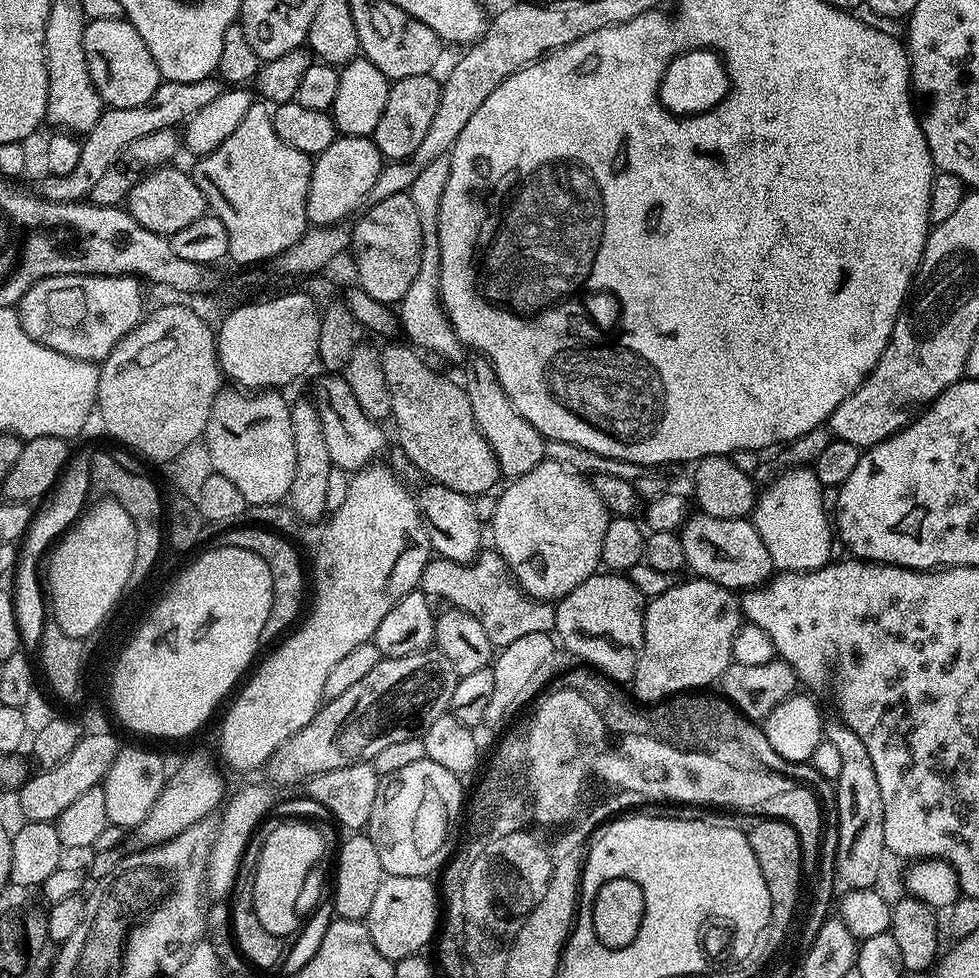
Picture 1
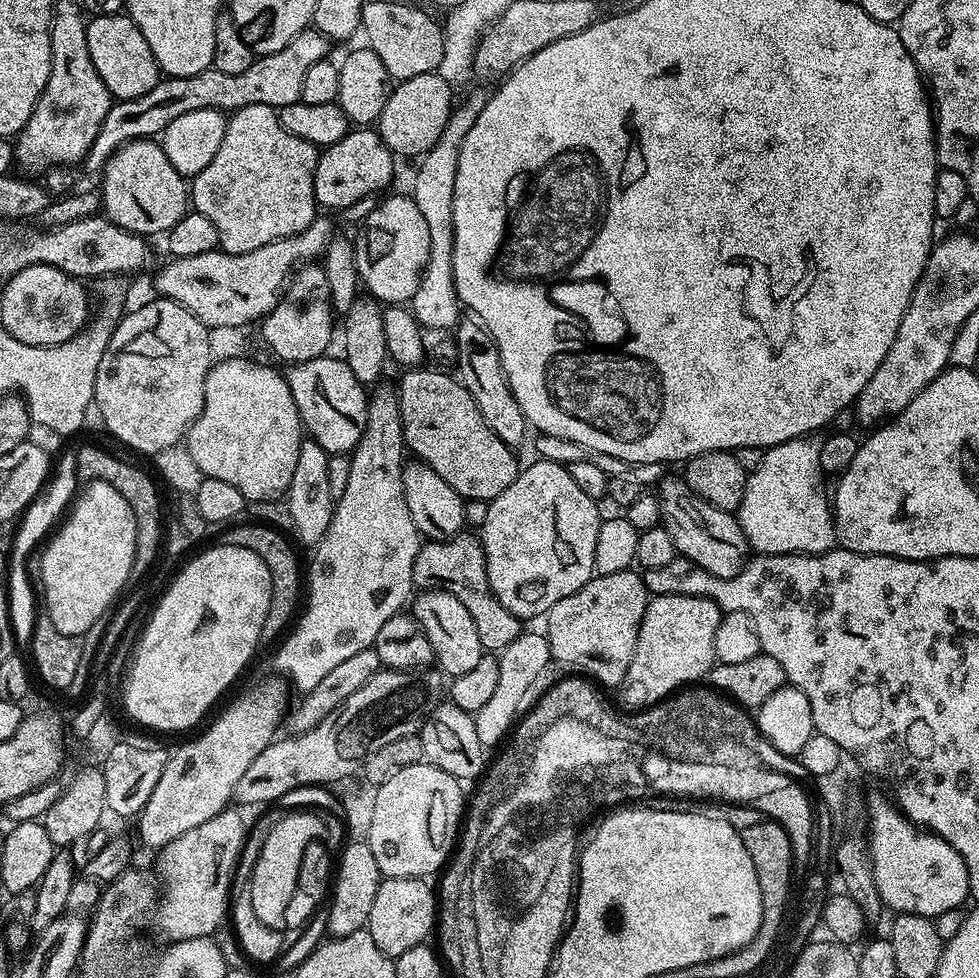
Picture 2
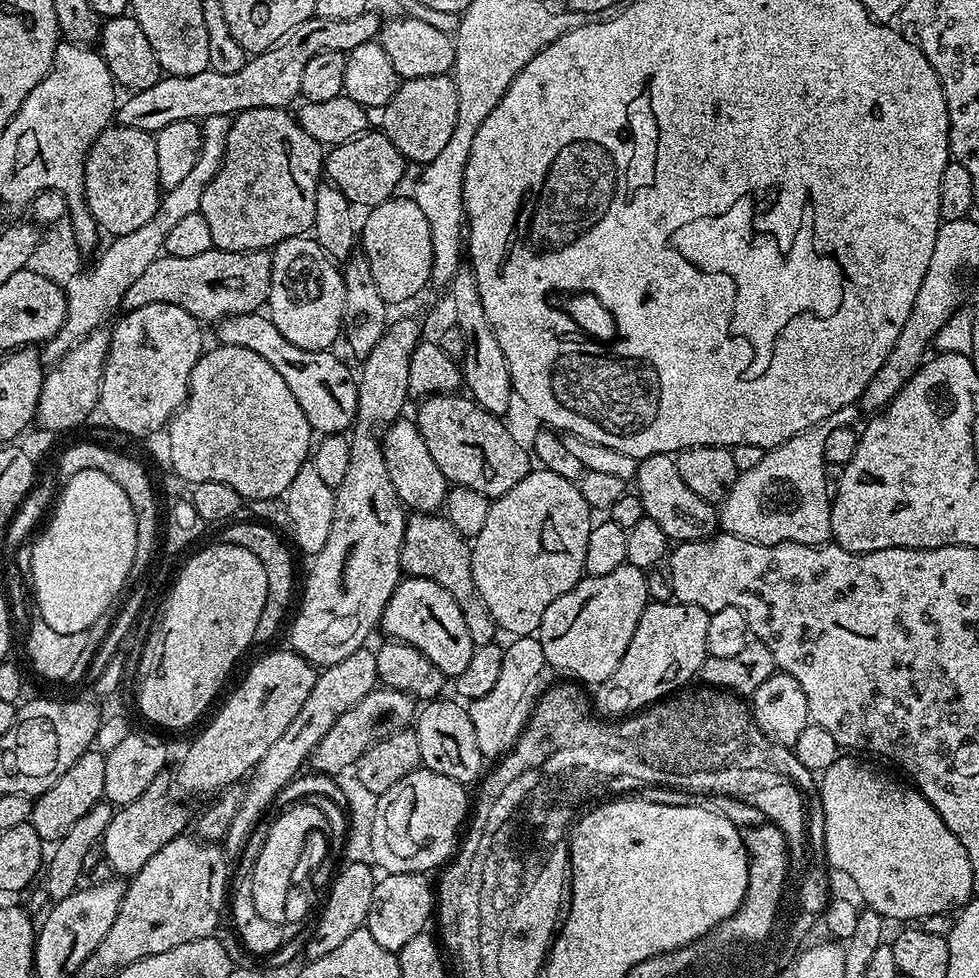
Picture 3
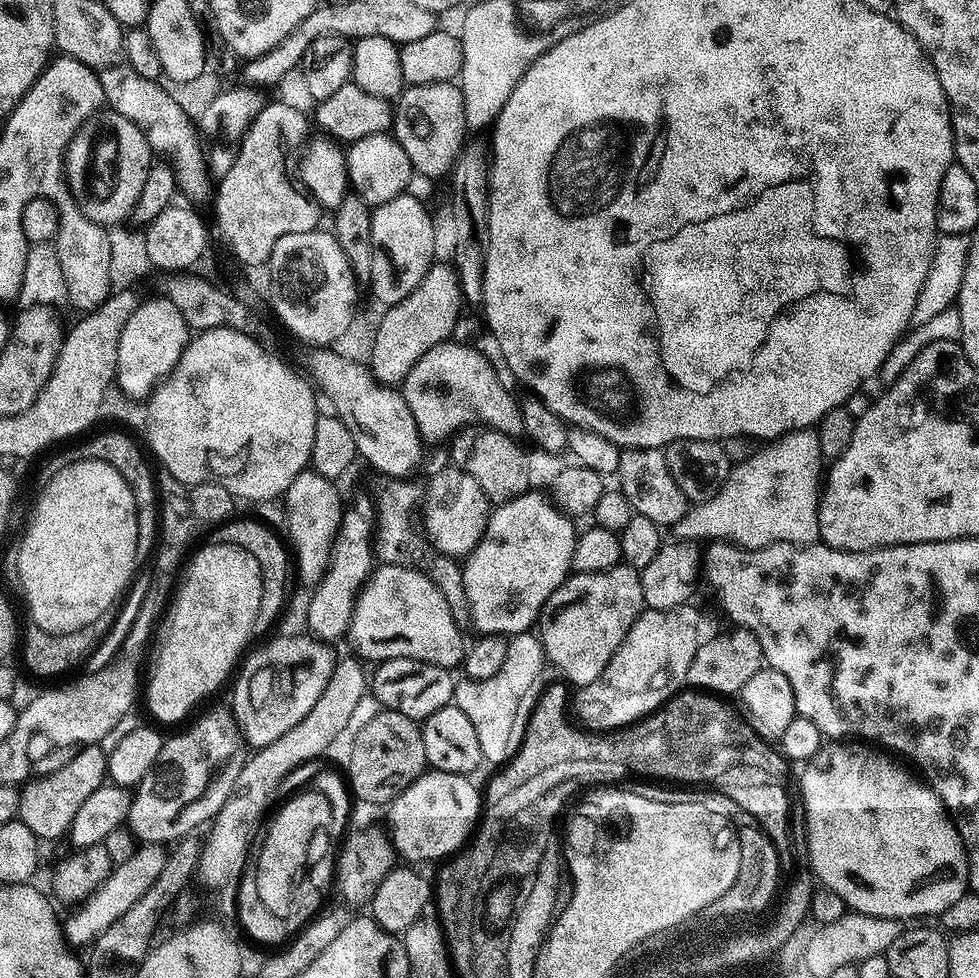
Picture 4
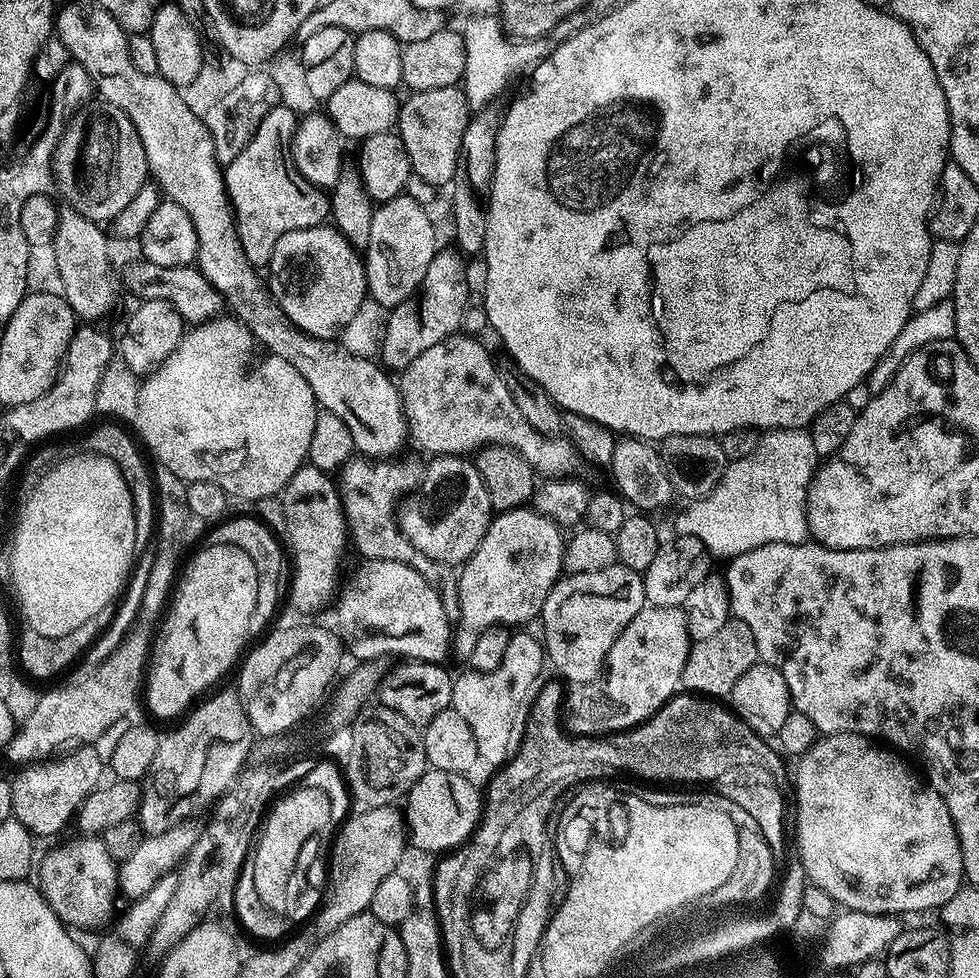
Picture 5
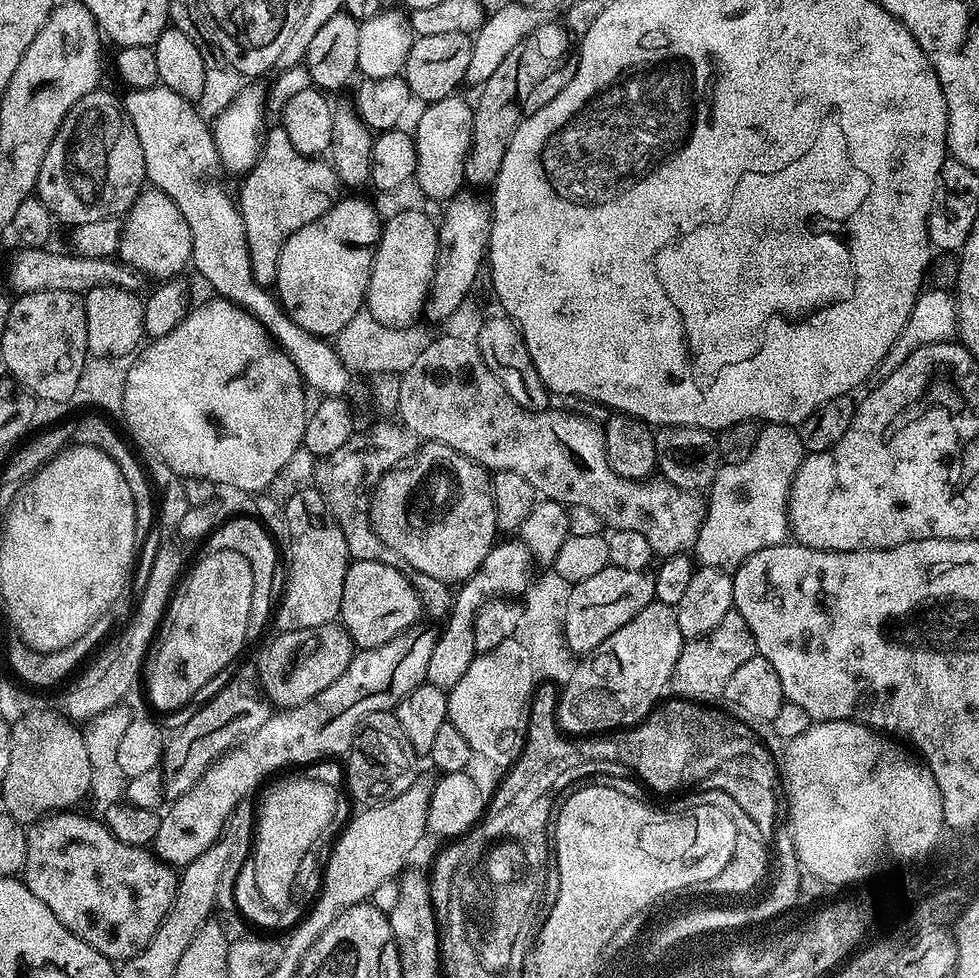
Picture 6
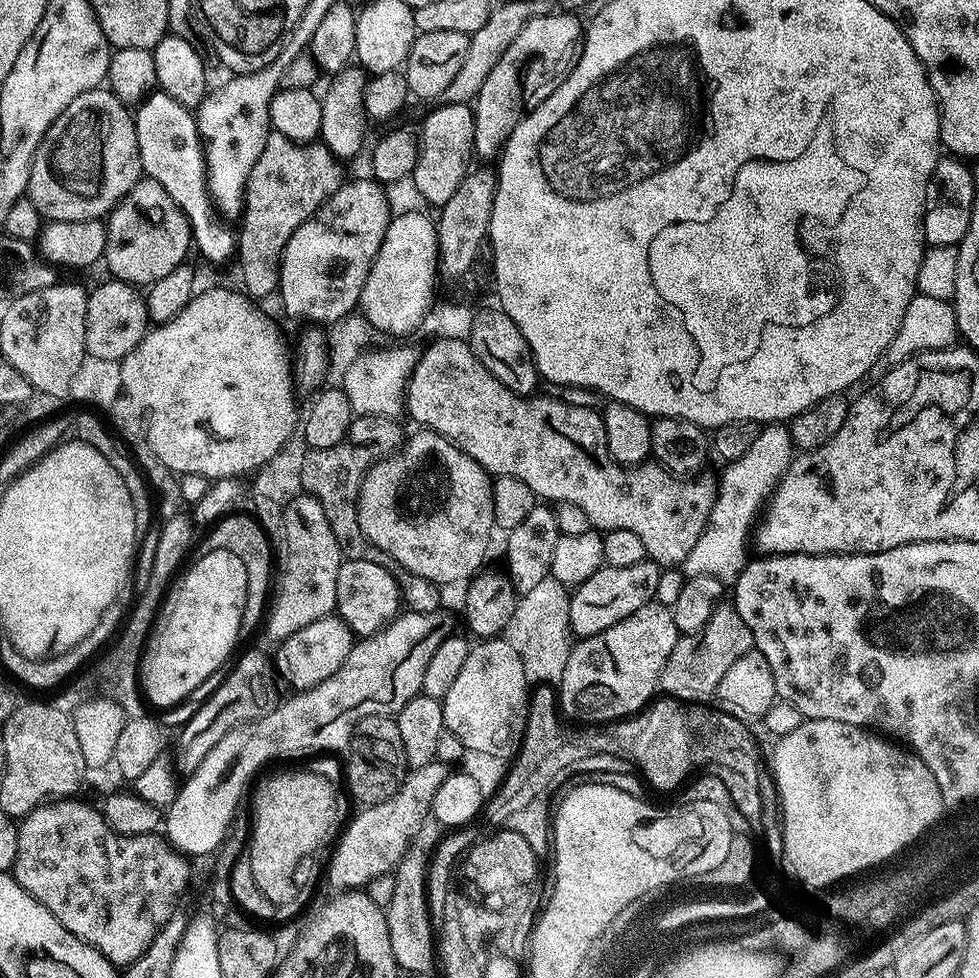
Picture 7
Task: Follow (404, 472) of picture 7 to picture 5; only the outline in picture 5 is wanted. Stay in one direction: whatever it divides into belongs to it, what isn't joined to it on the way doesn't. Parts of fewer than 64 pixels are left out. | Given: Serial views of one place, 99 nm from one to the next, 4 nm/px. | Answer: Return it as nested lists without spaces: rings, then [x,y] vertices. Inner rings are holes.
[[[437,455],[428,464],[420,485],[398,504],[398,532],[418,551],[440,564],[463,565],[480,549],[494,513],[490,494],[475,463],[464,456]]]

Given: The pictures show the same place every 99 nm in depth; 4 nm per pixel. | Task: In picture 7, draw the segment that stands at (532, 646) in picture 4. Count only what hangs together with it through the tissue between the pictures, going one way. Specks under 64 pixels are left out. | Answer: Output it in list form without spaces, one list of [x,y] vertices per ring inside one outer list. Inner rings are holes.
[[[488,638],[471,649],[462,666],[458,670],[458,678],[454,678],[454,686],[444,695],[444,727],[453,732],[462,742],[465,750],[481,752],[493,758],[500,758],[503,752],[517,747],[518,741],[523,737],[524,725],[528,718],[528,705],[530,703],[530,685],[523,673],[522,660],[514,652],[504,638]]]

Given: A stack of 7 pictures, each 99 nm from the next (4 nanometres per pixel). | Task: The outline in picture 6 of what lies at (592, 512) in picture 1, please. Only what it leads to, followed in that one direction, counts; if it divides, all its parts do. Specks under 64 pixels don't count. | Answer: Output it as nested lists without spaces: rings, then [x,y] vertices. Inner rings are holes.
[[[523,542],[515,543],[497,543],[490,550],[490,554],[486,554],[482,566],[478,566],[476,573],[459,585],[452,602],[452,612],[448,615],[448,619],[443,621],[441,628],[444,629],[439,629],[434,654],[430,654],[430,666],[426,677],[429,683],[451,690],[458,682],[458,678],[462,678],[462,674],[470,670],[470,662],[478,655],[474,646],[476,615],[489,598],[495,596],[512,598],[510,596],[516,595],[519,597],[529,588],[534,576],[534,573],[532,574],[534,560]]]

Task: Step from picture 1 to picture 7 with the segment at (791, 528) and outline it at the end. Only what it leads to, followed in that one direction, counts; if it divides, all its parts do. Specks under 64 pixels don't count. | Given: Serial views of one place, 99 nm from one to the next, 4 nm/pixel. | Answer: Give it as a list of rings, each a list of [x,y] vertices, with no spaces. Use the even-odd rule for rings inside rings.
[[[768,422],[761,427],[758,438],[750,445],[750,450],[746,450],[742,458],[731,461],[725,467],[728,469],[720,480],[718,479],[718,493],[712,507],[711,521],[702,538],[698,538],[694,550],[690,550],[690,554],[684,559],[682,572],[685,572],[683,575],[687,579],[712,577],[723,584],[735,583],[746,563],[744,547],[750,544],[750,529],[762,505],[771,497],[772,489],[792,465],[793,459],[794,449],[787,423]]]

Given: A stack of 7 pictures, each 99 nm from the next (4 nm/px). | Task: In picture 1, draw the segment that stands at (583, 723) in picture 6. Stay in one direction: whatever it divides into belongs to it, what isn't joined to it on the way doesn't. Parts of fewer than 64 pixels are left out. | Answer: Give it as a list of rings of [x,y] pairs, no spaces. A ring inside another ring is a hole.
[[[691,578],[692,580],[684,580],[673,583],[670,590],[666,590],[666,594],[661,596],[651,597],[647,601],[644,609],[644,645],[640,651],[640,661],[636,667],[636,672],[633,674],[630,681],[632,692],[638,699],[644,700],[645,705],[651,706],[657,702],[663,701],[665,698],[671,698],[677,694],[687,694],[693,690],[704,690],[708,687],[707,684],[715,685],[720,679],[725,670],[728,669],[729,664],[733,663],[732,647],[734,646],[735,636],[739,634],[742,625],[742,600],[733,589],[726,586],[718,586],[718,582],[710,582],[709,580],[701,580],[699,578]]]

